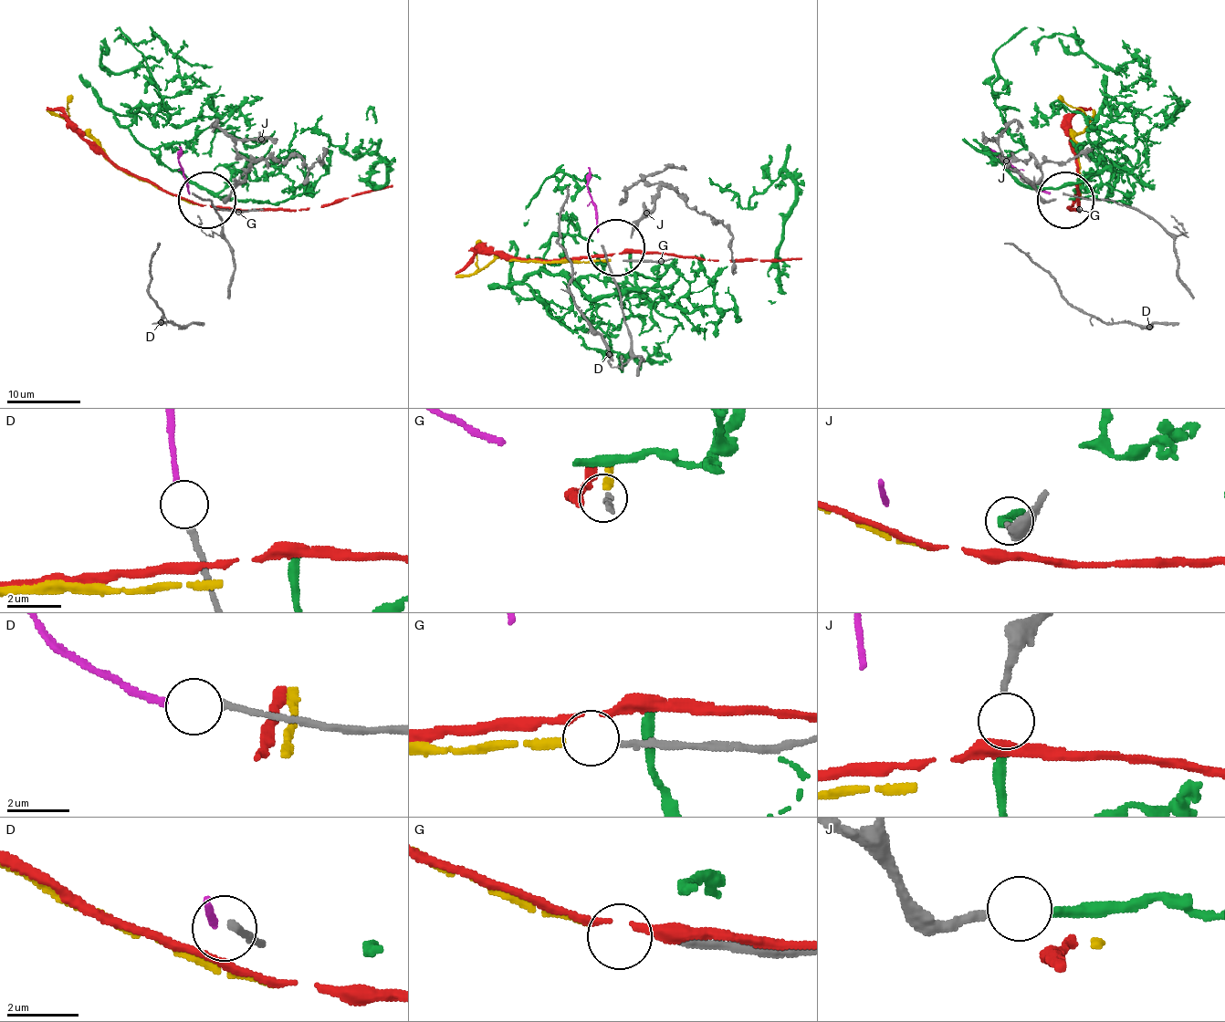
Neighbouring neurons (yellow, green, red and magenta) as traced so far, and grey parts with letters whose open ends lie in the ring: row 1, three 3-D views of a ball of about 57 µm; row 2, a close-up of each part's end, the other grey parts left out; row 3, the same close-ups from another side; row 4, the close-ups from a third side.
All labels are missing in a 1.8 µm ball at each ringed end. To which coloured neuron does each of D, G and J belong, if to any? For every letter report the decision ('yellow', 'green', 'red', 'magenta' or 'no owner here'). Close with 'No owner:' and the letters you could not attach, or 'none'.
D: magenta
G: yellow
J: green
No owner: none

